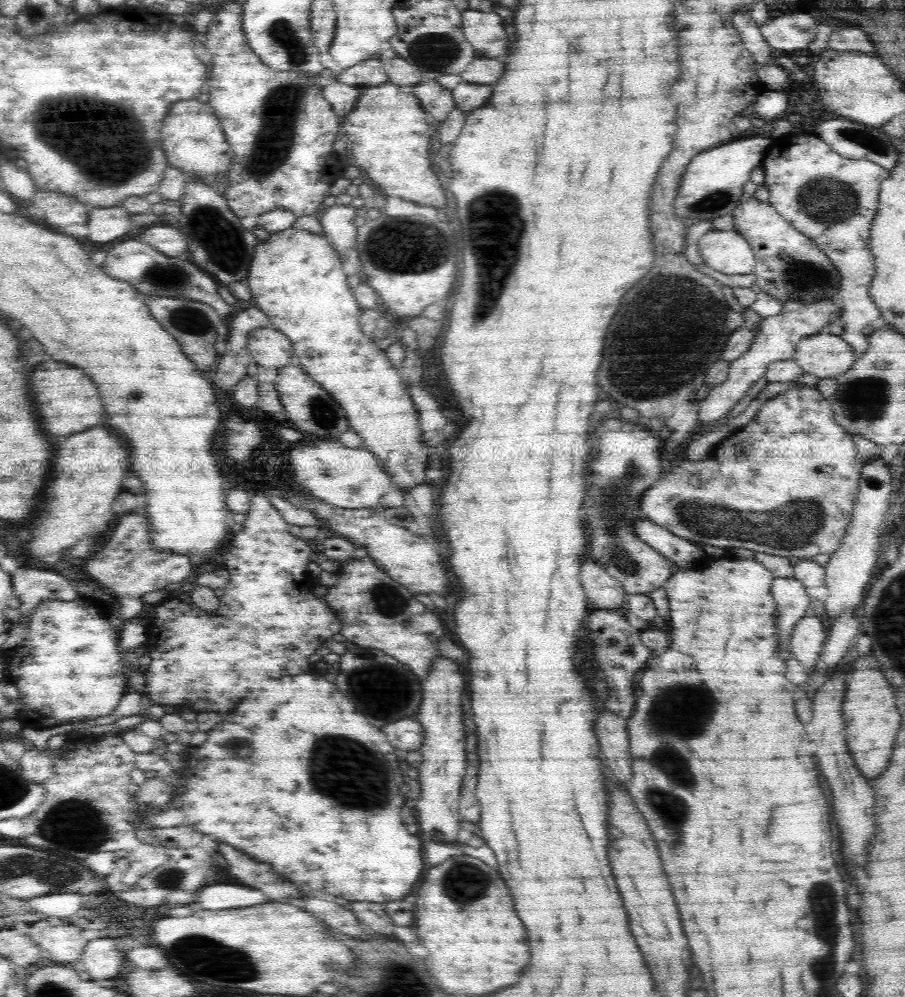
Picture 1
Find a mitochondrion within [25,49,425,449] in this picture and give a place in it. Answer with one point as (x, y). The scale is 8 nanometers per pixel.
(97, 135)

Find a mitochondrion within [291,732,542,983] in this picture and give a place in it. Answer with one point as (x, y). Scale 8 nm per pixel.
(360, 776)

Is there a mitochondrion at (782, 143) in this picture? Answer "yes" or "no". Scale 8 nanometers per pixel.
no

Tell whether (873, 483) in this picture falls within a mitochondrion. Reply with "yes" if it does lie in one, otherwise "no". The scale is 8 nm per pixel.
no

